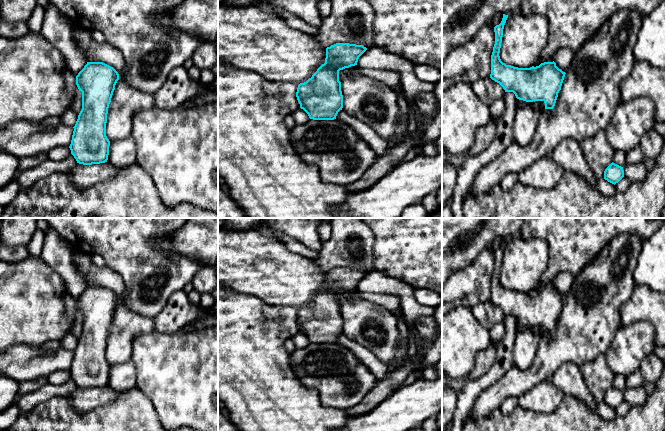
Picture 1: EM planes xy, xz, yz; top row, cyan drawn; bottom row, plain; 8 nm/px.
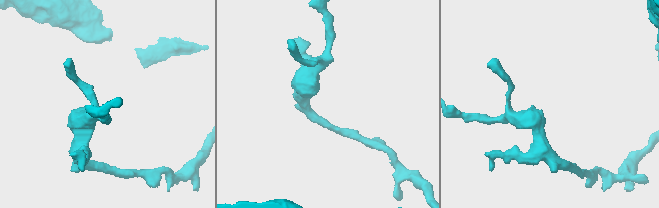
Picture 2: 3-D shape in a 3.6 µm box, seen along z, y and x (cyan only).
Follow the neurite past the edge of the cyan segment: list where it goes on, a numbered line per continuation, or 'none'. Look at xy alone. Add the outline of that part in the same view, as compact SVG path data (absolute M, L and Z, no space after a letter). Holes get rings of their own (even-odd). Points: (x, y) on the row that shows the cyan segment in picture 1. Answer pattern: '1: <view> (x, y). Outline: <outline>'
none

